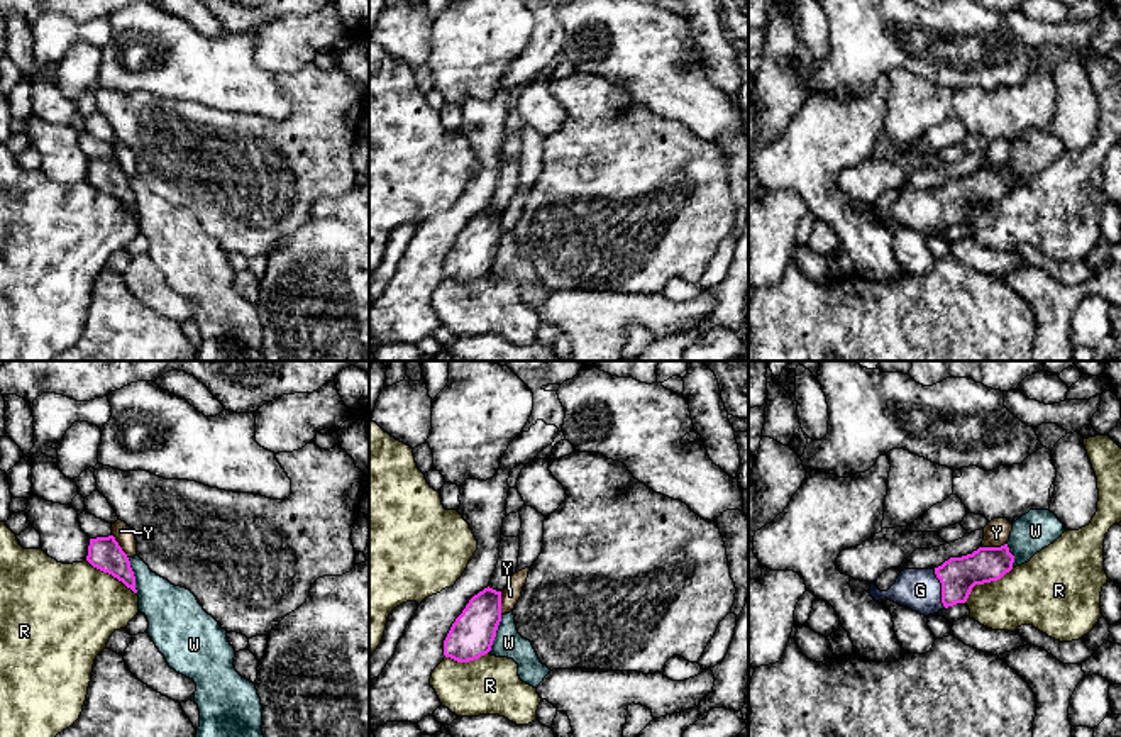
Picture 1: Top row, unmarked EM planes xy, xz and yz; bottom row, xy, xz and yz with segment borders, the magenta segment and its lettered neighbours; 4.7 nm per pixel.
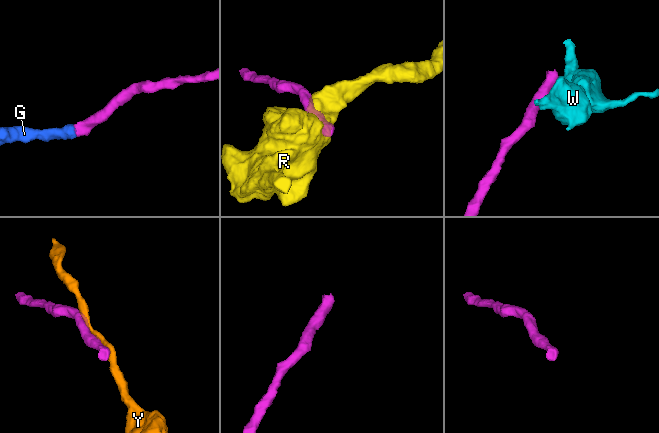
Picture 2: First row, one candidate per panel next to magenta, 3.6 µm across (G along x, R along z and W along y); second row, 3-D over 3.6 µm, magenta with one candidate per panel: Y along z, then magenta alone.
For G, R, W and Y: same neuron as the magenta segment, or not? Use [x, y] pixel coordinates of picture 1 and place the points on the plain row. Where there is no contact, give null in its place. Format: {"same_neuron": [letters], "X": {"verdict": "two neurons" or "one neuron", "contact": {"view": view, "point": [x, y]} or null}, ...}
{"same_neuron": ["G"], "G": {"verdict": "one neuron", "contact": {"view": "yz", "point": [942, 209]}}, "R": {"verdict": "two neurons", "contact": {"view": "yz", "point": [986, 202]}}, "W": {"verdict": "two neurons", "contact": {"view": "xz", "point": [495, 254]}}, "Y": {"verdict": "two neurons", "contact": {"view": "yz", "point": [993, 168]}}}

